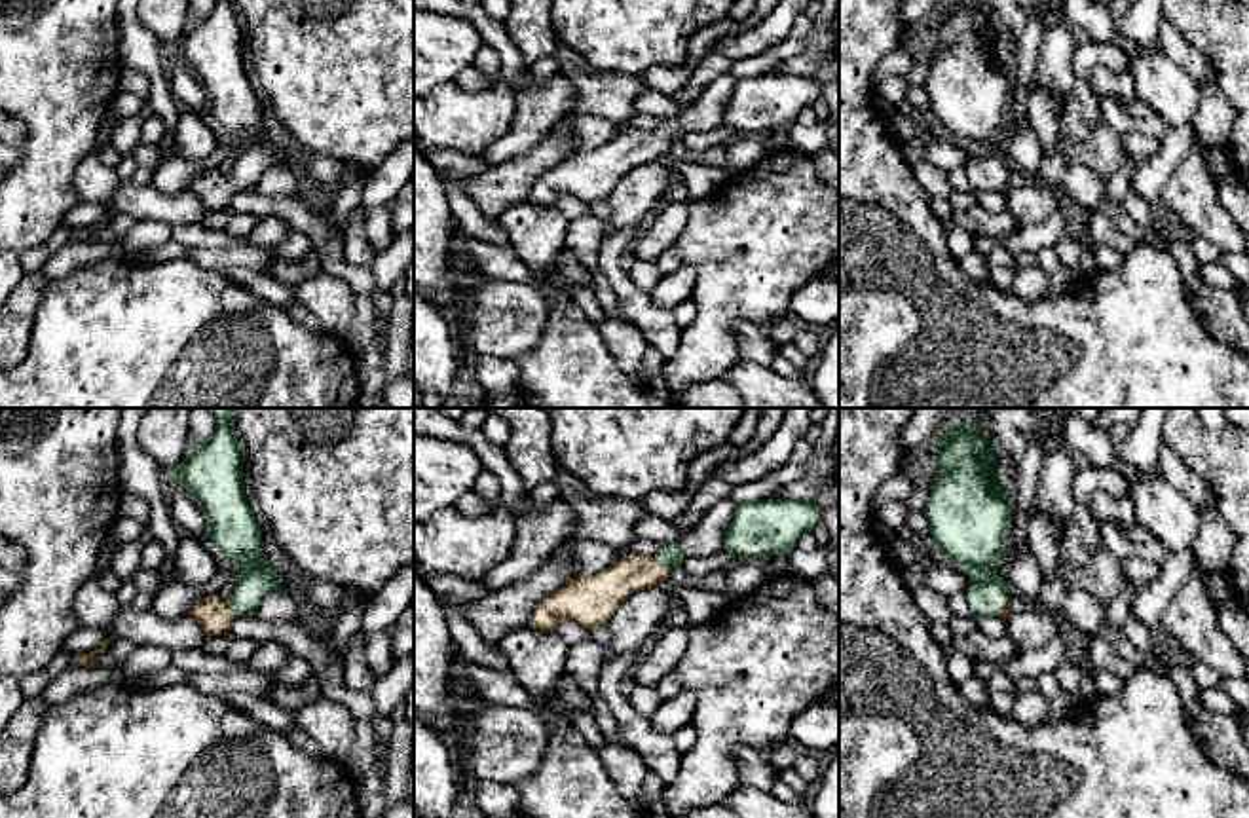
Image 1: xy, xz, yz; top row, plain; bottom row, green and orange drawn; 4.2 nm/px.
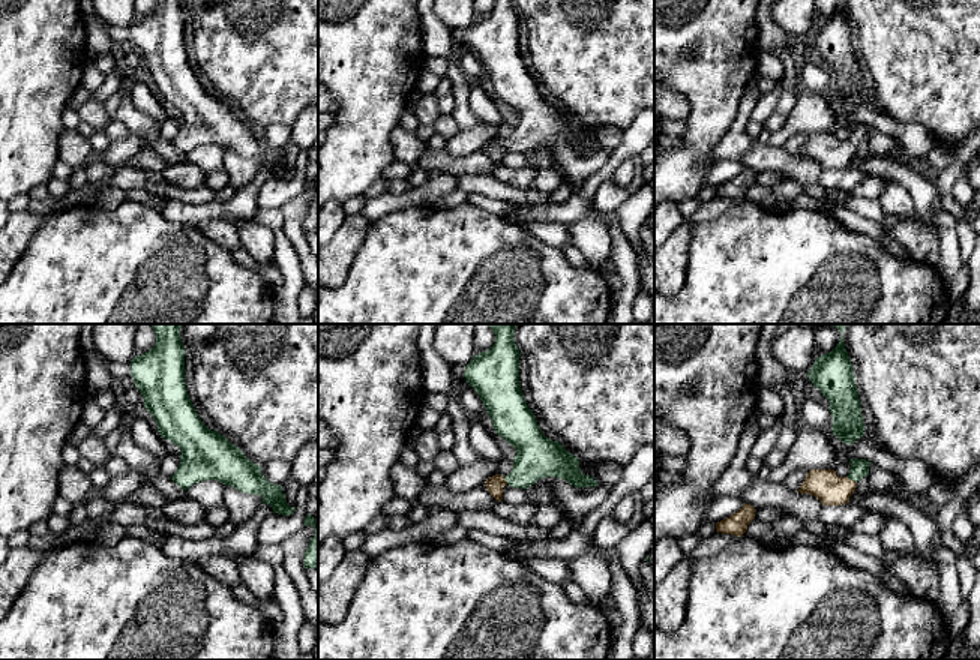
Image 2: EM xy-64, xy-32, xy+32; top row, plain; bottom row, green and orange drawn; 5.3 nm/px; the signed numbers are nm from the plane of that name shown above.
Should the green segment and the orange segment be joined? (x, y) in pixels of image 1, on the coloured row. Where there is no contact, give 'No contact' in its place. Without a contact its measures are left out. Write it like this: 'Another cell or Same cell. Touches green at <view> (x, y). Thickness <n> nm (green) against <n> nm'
Same cell. Touches green at xy (232, 606). Thickness 170 nm (green) against 150 nm

